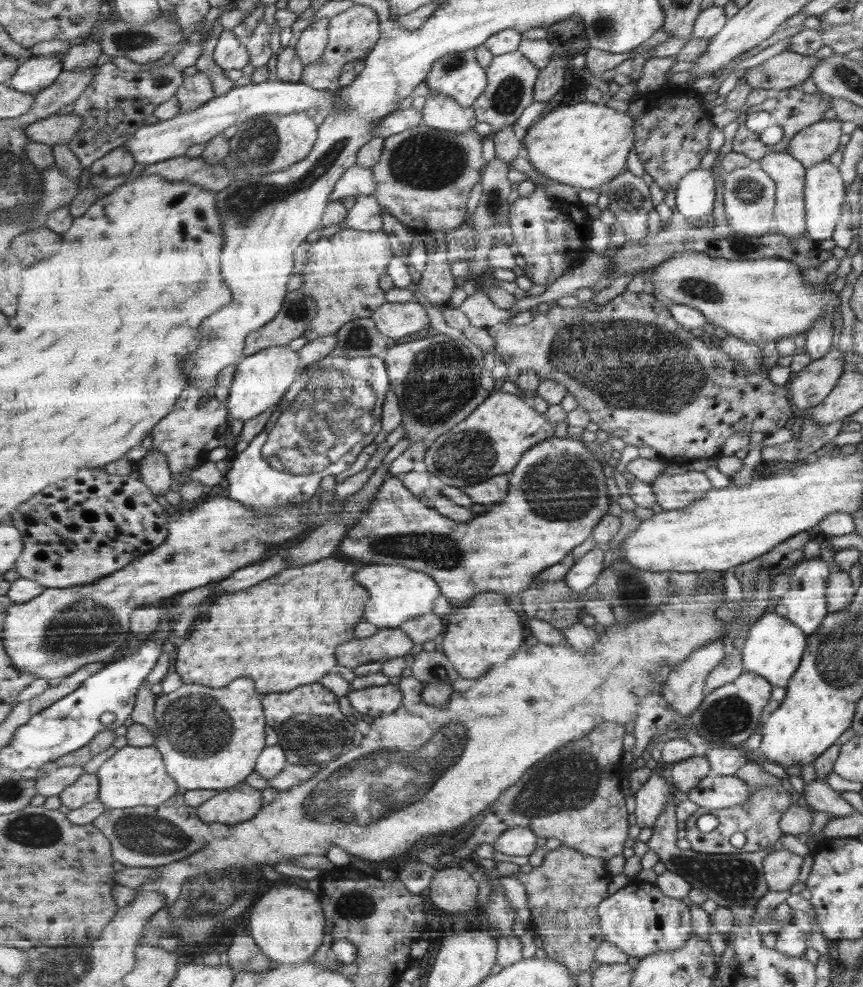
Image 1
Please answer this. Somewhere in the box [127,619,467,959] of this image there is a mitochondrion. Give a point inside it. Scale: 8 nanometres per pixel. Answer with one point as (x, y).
(210, 896)

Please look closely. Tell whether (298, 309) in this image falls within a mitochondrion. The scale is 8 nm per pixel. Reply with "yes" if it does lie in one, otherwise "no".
yes

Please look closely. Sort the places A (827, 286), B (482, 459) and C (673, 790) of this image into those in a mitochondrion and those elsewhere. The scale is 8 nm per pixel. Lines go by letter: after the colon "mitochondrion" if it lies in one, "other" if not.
A: other
B: mitochondrion
C: other

